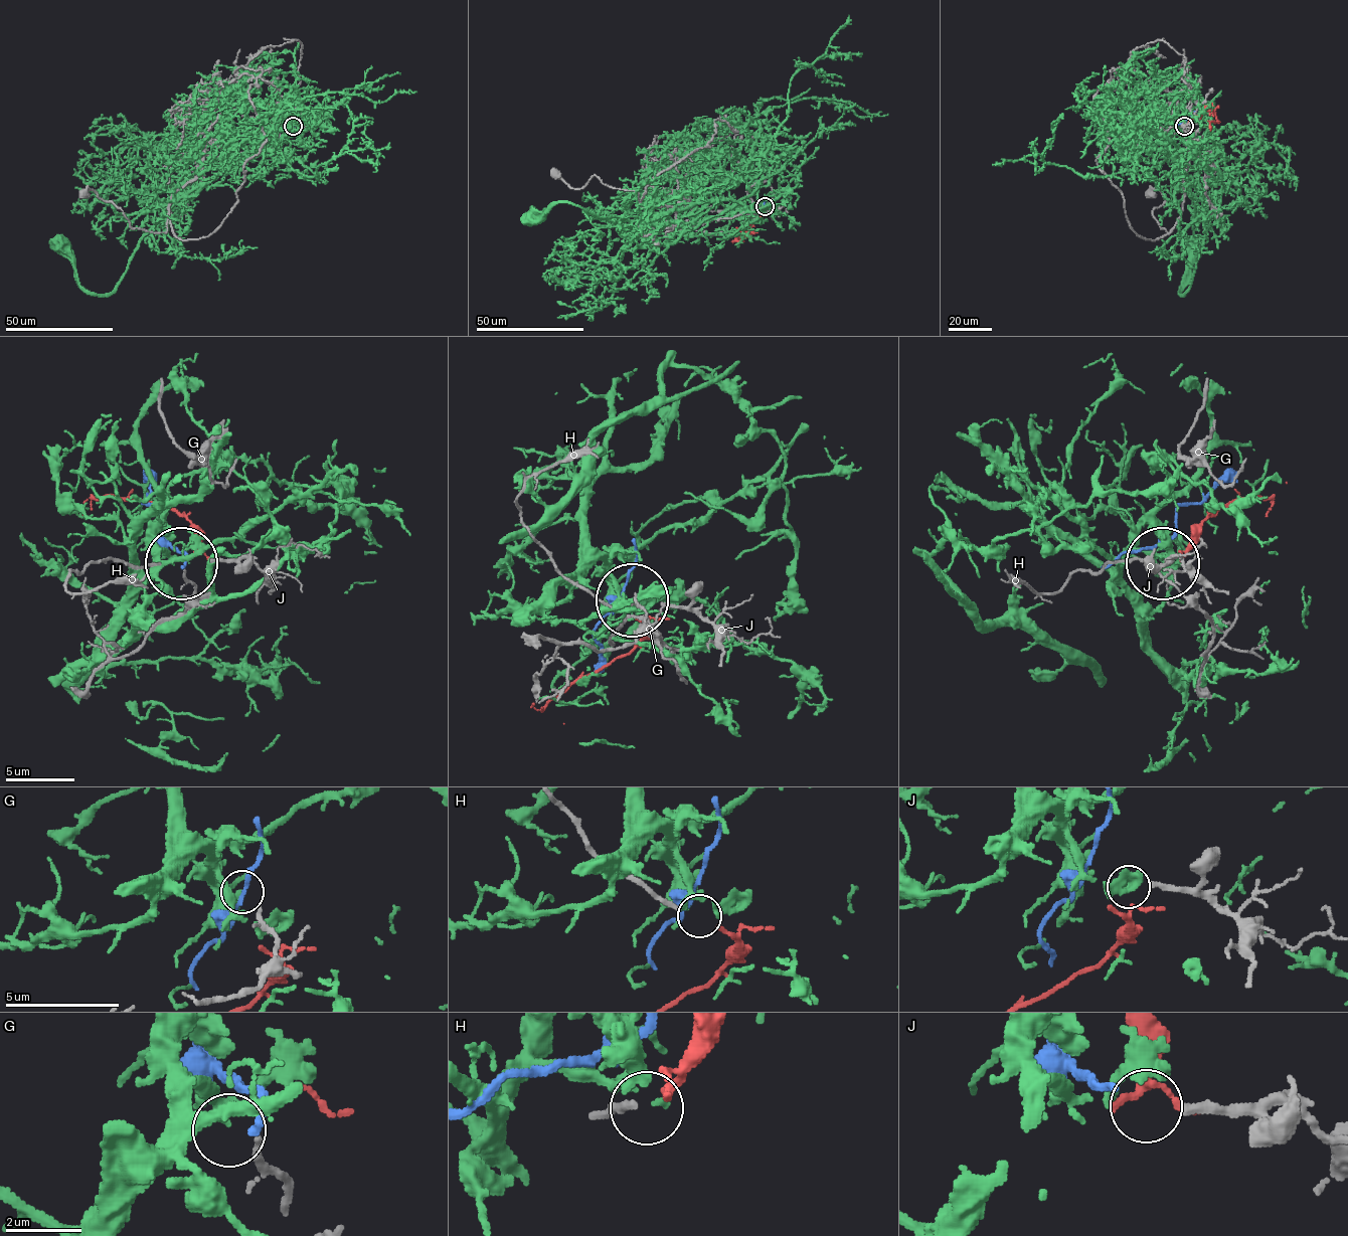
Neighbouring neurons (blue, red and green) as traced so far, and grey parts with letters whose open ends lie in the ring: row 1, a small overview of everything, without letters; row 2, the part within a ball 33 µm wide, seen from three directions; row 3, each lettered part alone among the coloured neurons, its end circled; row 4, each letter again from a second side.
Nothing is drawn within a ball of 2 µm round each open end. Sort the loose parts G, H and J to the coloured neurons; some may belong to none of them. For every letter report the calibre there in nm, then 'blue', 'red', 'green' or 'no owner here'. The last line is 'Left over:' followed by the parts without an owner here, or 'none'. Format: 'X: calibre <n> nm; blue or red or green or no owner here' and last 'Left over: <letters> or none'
G: calibre 170 nm; no owner here
H: calibre 200 nm; red
J: calibre 280 nm; green
Left over: G

